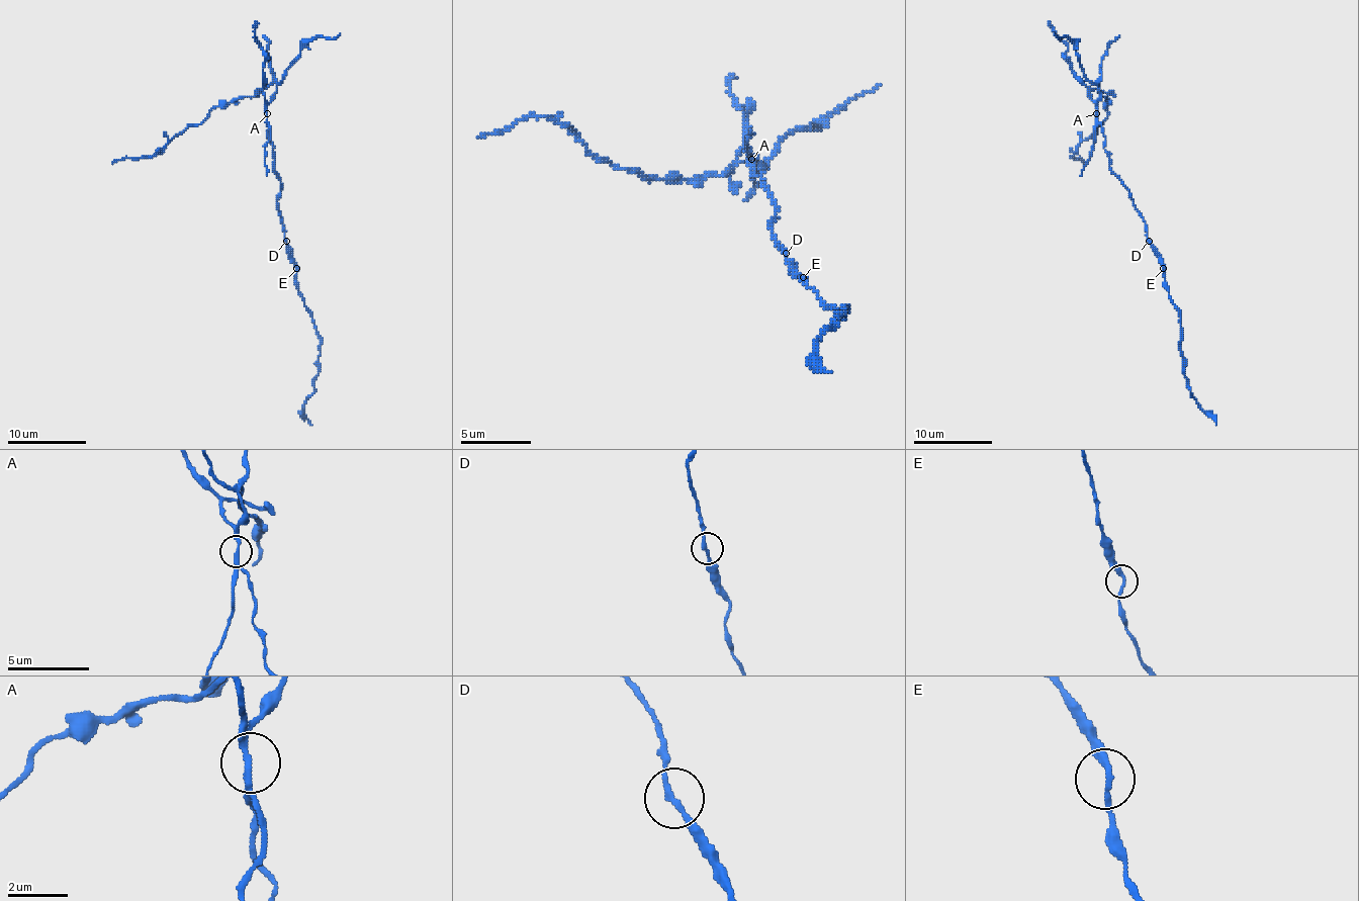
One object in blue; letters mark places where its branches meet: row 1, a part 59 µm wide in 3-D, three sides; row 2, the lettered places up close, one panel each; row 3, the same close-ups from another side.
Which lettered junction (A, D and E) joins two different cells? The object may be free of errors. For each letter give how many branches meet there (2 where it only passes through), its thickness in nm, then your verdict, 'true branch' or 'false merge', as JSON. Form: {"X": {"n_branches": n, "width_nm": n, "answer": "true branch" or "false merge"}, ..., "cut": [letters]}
{"A": {"n_branches": 2, "width_nm": 200, "answer": "false merge"}, "D": {"n_branches": 2, "width_nm": 190, "answer": "true branch"}, "E": {"n_branches": 2, "width_nm": 220, "answer": "true branch"}, "cut": ["A"]}

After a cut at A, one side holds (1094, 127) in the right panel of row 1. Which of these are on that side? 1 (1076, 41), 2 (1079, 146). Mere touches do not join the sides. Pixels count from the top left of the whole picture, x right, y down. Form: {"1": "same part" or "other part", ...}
{"1": "same part", "2": "same part"}

